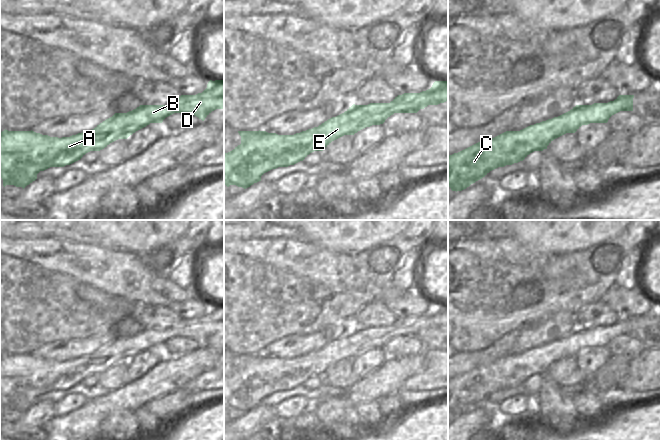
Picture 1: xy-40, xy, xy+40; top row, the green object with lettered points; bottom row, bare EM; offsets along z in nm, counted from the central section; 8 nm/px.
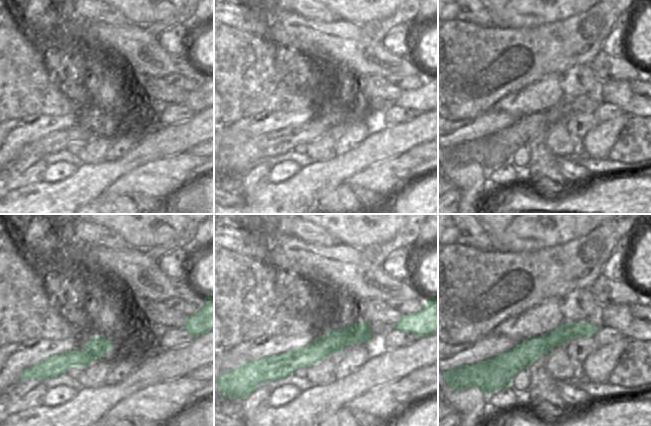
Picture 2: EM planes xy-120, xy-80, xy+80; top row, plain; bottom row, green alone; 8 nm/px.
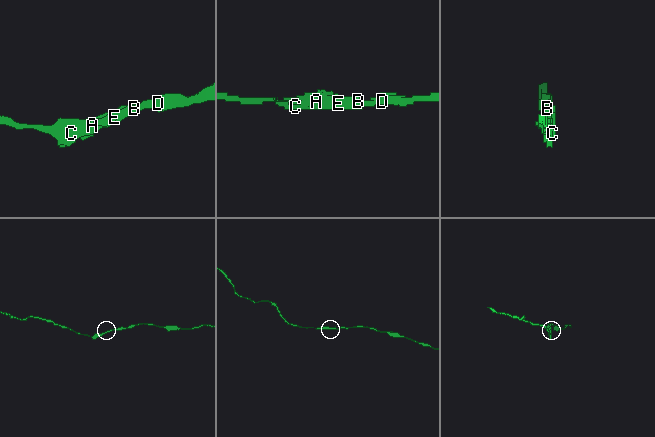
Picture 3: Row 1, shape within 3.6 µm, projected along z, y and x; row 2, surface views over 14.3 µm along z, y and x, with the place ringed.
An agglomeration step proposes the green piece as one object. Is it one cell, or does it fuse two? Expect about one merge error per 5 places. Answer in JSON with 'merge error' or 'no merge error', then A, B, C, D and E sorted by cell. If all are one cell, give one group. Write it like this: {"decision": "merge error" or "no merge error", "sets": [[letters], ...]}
{"decision": "no merge error", "sets": [["A", "B", "C", "D", "E"]]}

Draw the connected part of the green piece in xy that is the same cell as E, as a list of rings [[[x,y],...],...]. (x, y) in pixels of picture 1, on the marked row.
[[[435,81],[432,87],[420,93],[404,93],[390,103],[353,104],[344,113],[332,117],[312,129],[294,135],[278,135],[266,131],[238,131],[241,144],[232,151],[224,153],[224,184],[236,185],[244,189],[261,181],[261,176],[278,167],[288,167],[303,161],[314,151],[323,151],[332,141],[344,136],[354,135],[372,125],[380,125],[394,113],[417,113],[428,105],[438,105],[448,101],[448,81]]]

